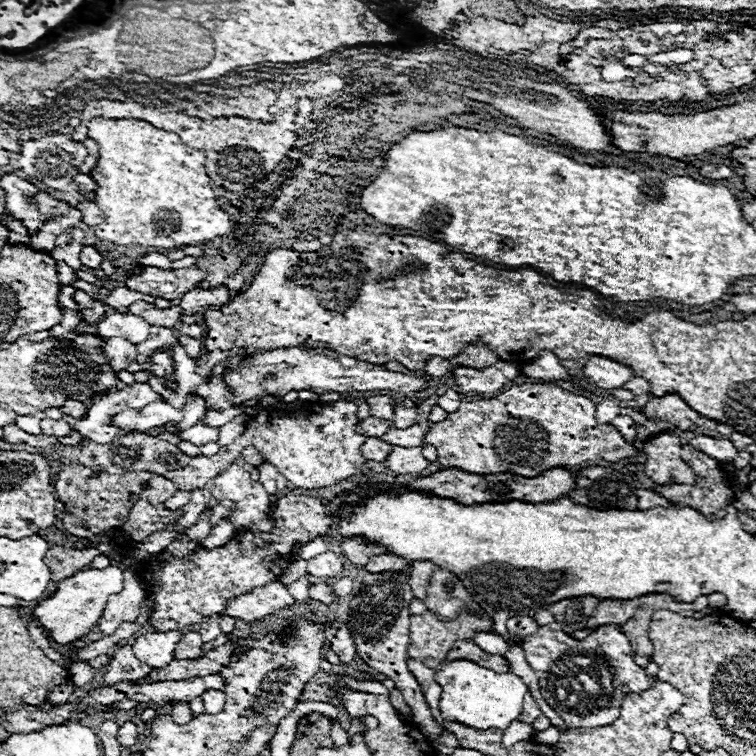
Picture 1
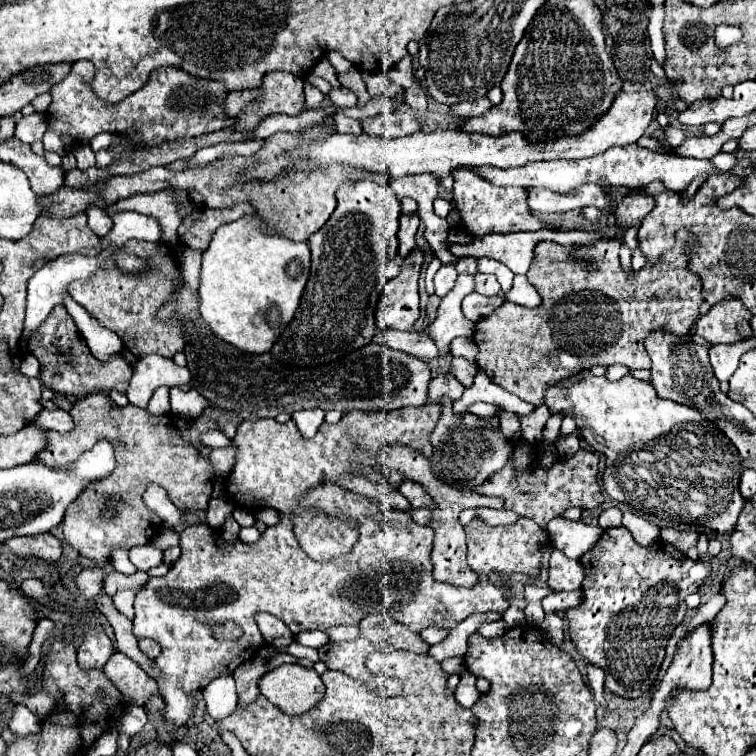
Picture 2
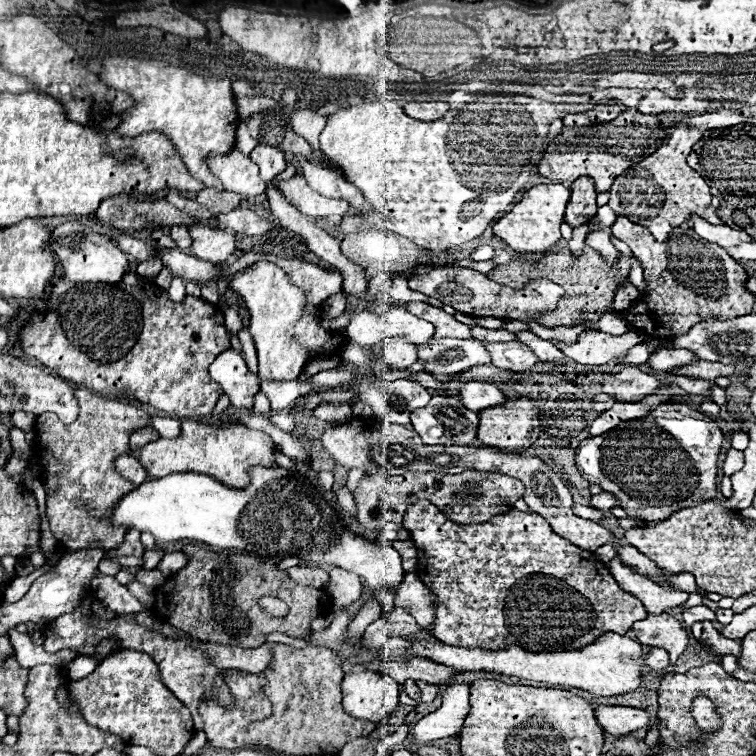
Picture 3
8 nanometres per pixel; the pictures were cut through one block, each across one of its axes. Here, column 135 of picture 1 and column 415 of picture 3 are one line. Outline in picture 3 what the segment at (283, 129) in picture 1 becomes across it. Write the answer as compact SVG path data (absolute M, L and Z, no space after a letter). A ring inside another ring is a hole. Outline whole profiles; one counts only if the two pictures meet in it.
M408 102L404 106L404 112L416 120L436 120L442 114L446 114L450 110L448 102Z

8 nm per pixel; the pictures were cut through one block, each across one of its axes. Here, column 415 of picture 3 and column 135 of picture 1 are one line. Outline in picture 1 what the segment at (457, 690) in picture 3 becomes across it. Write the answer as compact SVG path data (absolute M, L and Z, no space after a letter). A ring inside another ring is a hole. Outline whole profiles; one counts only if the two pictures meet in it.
M126 722L124 726L120 726L120 732L118 732L118 742L122 744L122 746L126 746L126 748L130 748L130 746L134 746L136 744L136 724L132 724L132 722Z

